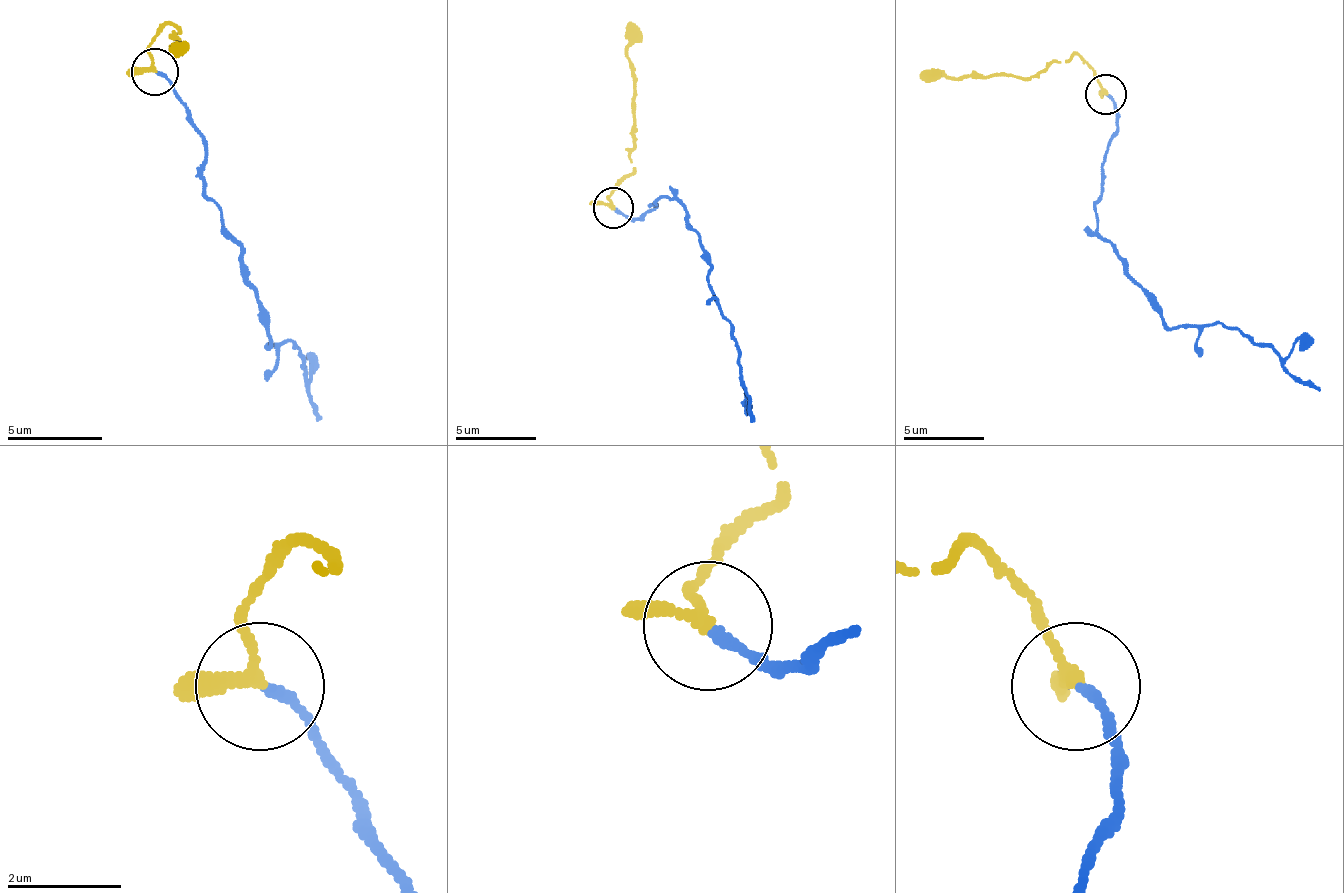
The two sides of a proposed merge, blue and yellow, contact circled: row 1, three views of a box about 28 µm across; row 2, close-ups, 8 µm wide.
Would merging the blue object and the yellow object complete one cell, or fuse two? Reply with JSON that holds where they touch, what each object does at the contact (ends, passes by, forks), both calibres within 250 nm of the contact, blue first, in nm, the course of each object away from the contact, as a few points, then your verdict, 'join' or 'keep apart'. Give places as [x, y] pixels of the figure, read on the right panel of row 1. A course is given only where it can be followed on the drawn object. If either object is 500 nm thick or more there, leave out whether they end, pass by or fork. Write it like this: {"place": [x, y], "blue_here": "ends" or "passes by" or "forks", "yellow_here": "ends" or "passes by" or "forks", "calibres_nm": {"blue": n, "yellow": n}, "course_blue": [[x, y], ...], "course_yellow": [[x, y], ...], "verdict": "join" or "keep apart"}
{"place": [1105, 94], "blue_here": "ends", "yellow_here": "passes by", "calibres_nm": {"blue": 180, "yellow": 180}, "course_blue": [[1104, 95], [1116, 124], [1104, 152], [1096, 229], [1112, 245], [1125, 273], [1169, 326], [1238, 326], [1318, 390]], "course_yellow": [[1104, 95], [1092, 67], [1072, 55], [1028, 79], [963, 75], [918, 79]], "verdict": "join"}

